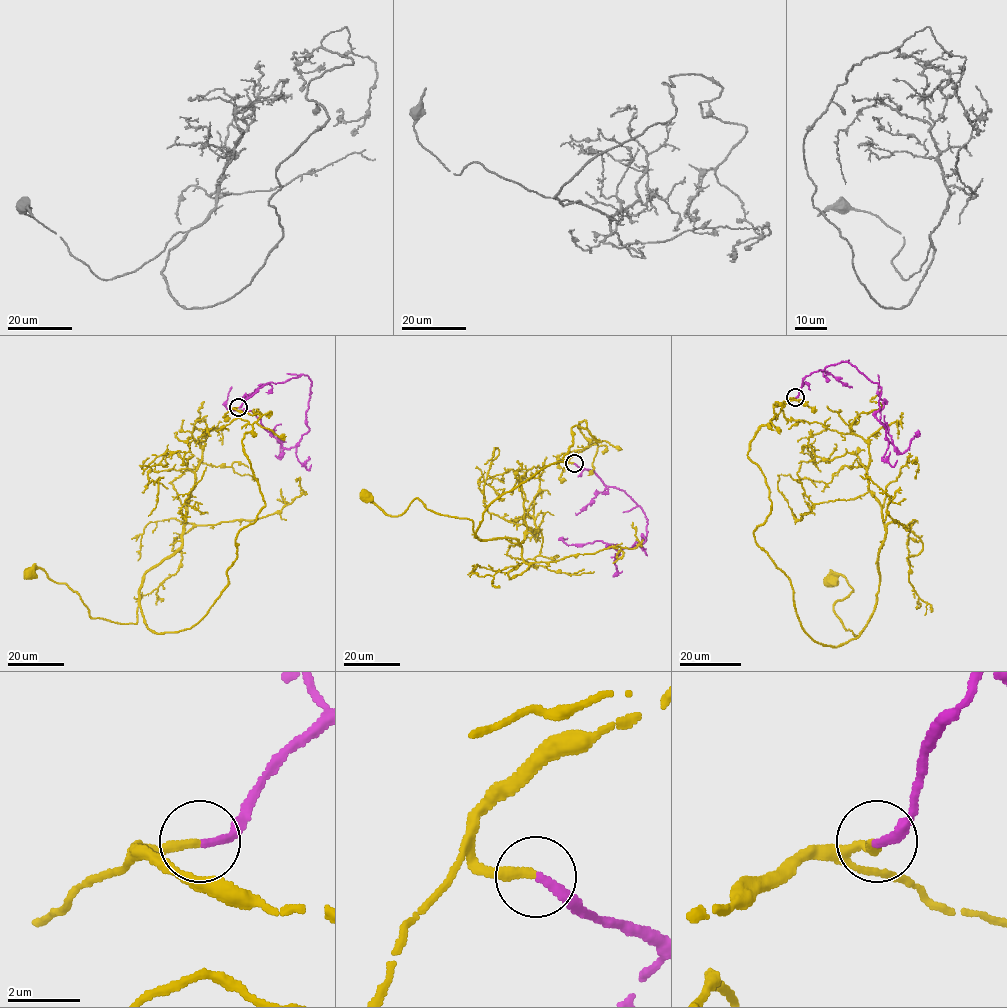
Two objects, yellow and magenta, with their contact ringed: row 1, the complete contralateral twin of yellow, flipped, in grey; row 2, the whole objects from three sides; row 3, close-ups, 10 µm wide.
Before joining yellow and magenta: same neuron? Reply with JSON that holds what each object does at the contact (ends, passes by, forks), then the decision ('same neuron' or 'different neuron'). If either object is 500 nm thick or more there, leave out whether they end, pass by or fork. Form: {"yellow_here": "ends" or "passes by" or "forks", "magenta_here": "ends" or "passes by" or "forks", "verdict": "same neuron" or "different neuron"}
{"yellow_here": "ends", "magenta_here": "ends", "verdict": "same neuron"}

